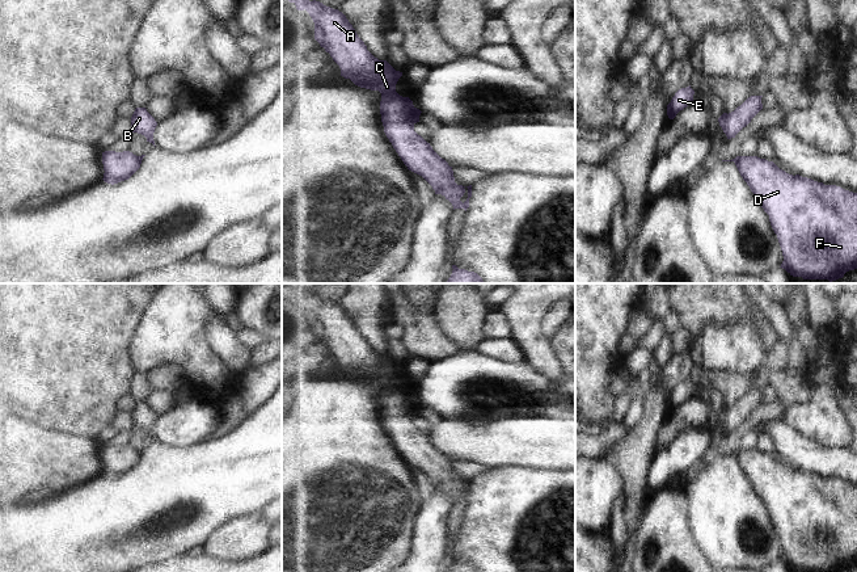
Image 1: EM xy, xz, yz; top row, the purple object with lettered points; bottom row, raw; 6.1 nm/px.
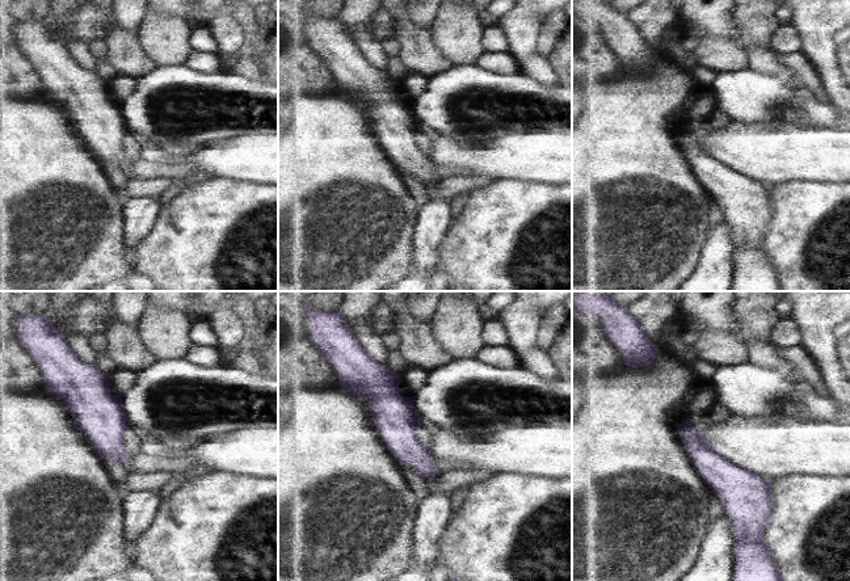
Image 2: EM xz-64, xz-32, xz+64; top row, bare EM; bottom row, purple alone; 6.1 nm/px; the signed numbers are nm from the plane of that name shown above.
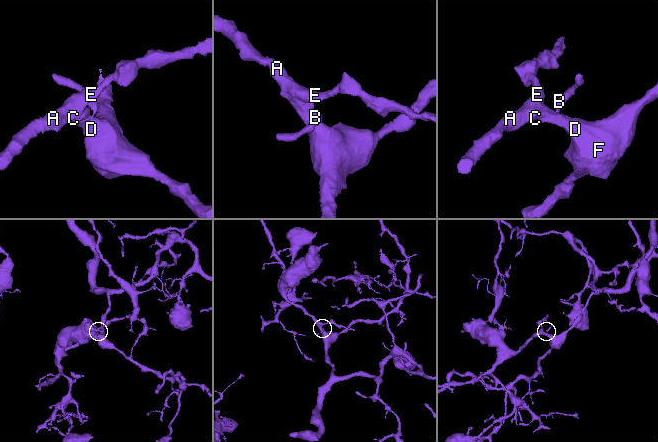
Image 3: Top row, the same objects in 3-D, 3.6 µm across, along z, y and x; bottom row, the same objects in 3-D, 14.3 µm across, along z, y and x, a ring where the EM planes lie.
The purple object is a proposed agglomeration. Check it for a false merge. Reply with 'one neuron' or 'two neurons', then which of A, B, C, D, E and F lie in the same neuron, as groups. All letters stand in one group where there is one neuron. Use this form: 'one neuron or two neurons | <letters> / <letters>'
two neurons | A C D E F / B

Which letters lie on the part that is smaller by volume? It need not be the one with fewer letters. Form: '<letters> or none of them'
B

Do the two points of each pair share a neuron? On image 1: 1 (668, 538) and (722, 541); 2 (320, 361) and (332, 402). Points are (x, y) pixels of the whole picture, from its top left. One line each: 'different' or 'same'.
1: different
2: different

